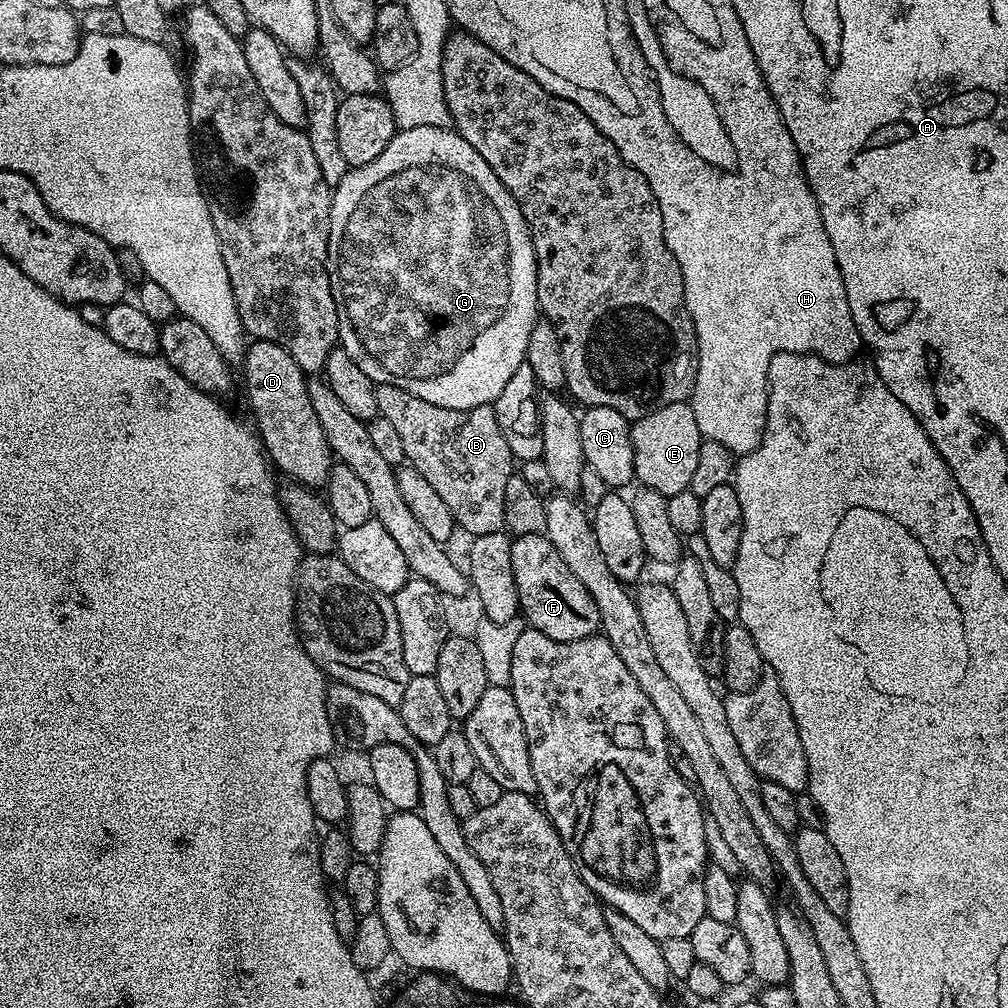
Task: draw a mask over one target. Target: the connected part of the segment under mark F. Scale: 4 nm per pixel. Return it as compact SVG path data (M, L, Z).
M544 534L515 537L510 550L510 566L514 566L514 586L518 586L520 612L531 627L558 642L574 642L600 632L598 606L594 606L594 598L590 598L586 586L570 574L570 566L562 562L562 554L554 550Z

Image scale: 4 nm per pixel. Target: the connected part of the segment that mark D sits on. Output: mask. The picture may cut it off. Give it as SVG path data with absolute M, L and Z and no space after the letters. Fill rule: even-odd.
M252 340L247 345L243 364L244 392L256 415L254 428L269 461L277 469L280 467L289 476L289 481L308 489L323 489L328 483L334 457L326 442L326 434L322 434L318 414L314 414L314 406L310 406L306 373L293 356L282 350L282 346L265 340Z

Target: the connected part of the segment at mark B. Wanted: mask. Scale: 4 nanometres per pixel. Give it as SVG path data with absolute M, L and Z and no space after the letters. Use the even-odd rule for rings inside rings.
M389 384L376 385L376 397L378 398L379 415L384 416L386 422L394 425L394 430L402 438L402 450L404 451L405 461L411 467L416 468L418 474L422 474L422 478L426 478L426 482L430 482L430 487L442 497L442 502L446 502L446 506L450 506L450 514L455 518L457 525L461 529L465 528L468 531L467 535L469 537L481 536L482 534L494 534L495 532L501 531L505 527L503 502L505 501L506 482L514 473L514 457L510 446L506 446L506 438L502 438L502 430L498 426L495 407L492 404L483 404L470 410L450 410L446 406L434 406L434 402L422 402L422 398L418 398L414 394L402 390L402 386L390 386Z

